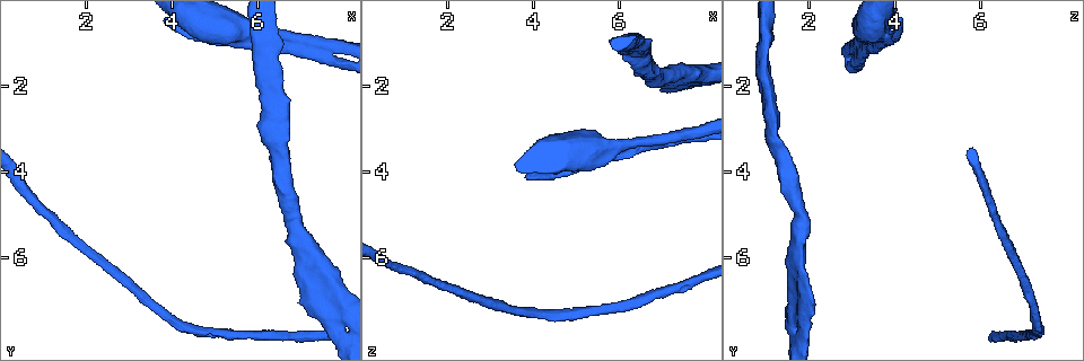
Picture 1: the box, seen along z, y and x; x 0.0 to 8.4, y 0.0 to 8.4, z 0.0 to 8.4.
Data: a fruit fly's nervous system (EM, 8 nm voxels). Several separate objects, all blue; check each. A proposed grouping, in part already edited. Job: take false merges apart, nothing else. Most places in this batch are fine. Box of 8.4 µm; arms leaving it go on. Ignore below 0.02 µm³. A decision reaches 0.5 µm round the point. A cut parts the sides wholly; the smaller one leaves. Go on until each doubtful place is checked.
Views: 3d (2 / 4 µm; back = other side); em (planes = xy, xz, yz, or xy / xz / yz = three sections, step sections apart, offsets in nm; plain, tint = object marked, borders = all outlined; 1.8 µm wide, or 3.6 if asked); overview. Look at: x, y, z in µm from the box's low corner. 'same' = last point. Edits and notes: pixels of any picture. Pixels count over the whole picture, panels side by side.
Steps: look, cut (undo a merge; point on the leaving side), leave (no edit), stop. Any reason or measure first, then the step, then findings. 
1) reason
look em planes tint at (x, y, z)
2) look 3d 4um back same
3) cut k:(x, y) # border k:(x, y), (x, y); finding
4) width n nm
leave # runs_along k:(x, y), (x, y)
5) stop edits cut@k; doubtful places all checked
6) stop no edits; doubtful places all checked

arms part here
look 3d 4um at (6.65, 0.85, 3.35)

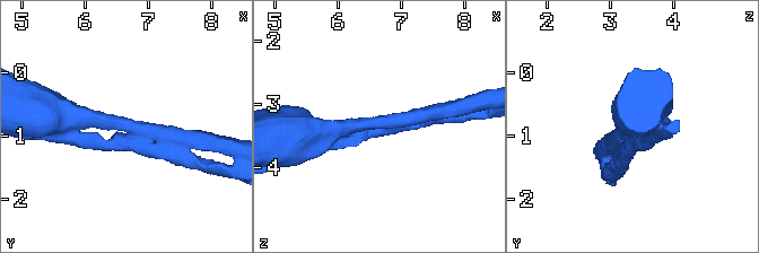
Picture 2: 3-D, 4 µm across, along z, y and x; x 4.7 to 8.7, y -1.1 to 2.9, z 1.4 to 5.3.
shape alone is not enough
look em xy step 8 tint at (6.65, 0.85, 3.30)

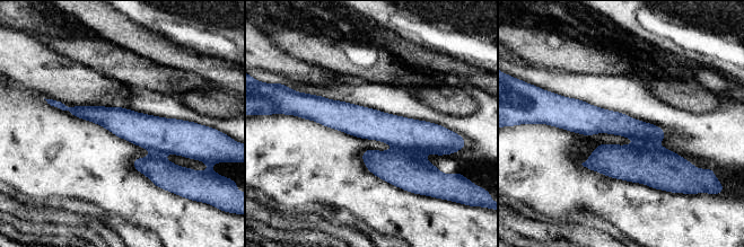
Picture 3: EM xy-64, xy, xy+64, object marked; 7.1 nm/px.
another direction
look em planes borders same

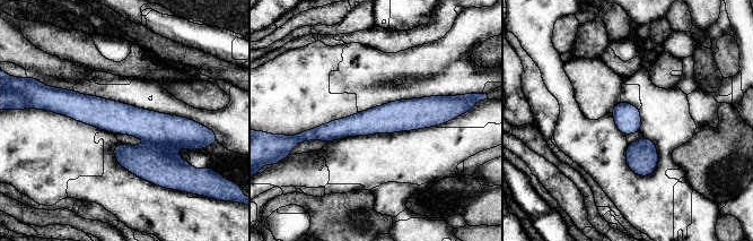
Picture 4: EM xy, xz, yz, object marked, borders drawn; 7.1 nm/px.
cut 4:(159, 164) # a second cell is stuck on

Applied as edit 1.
thick turns thin
look em planes tint at (5.65, 0.75, 3.45)

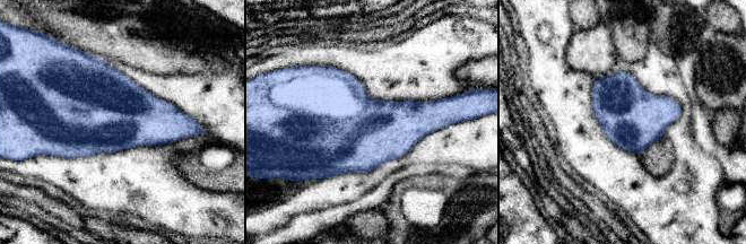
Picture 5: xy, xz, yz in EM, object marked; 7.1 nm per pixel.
leave # all the same cell

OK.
stop edits cut@4; doubtful places all checked

